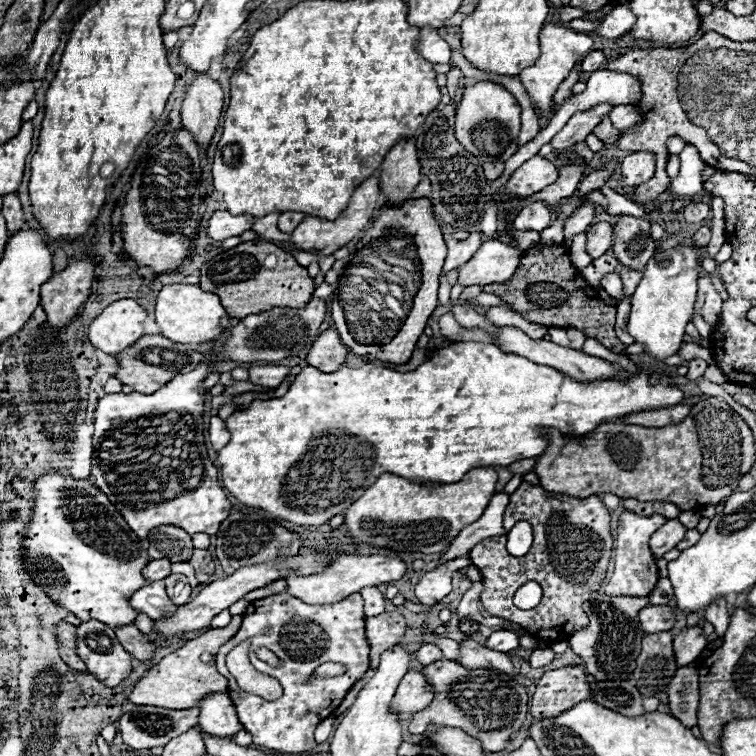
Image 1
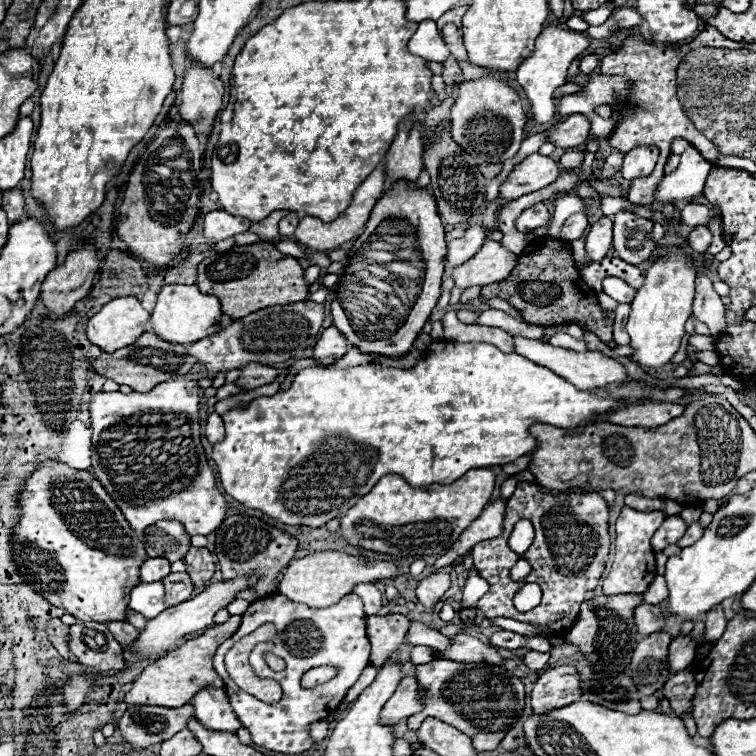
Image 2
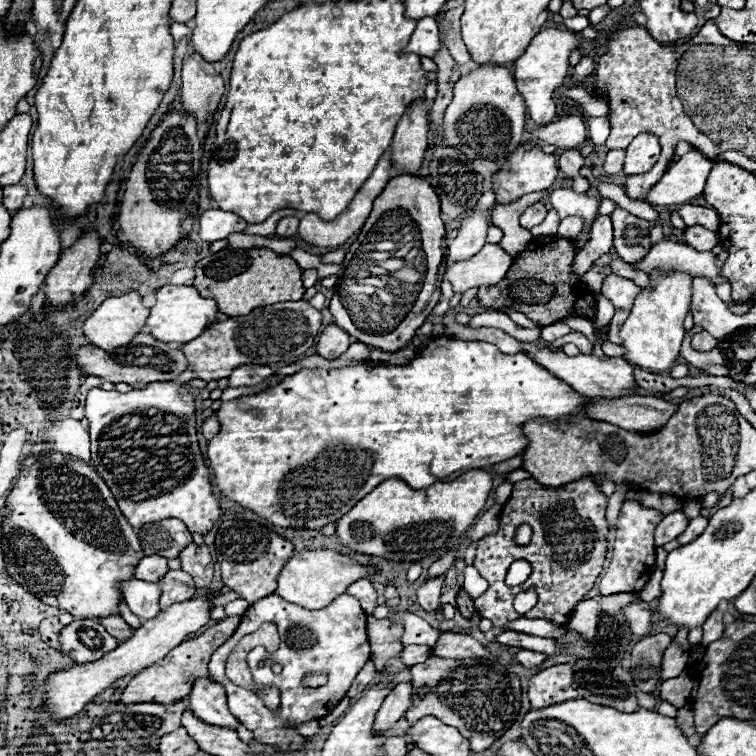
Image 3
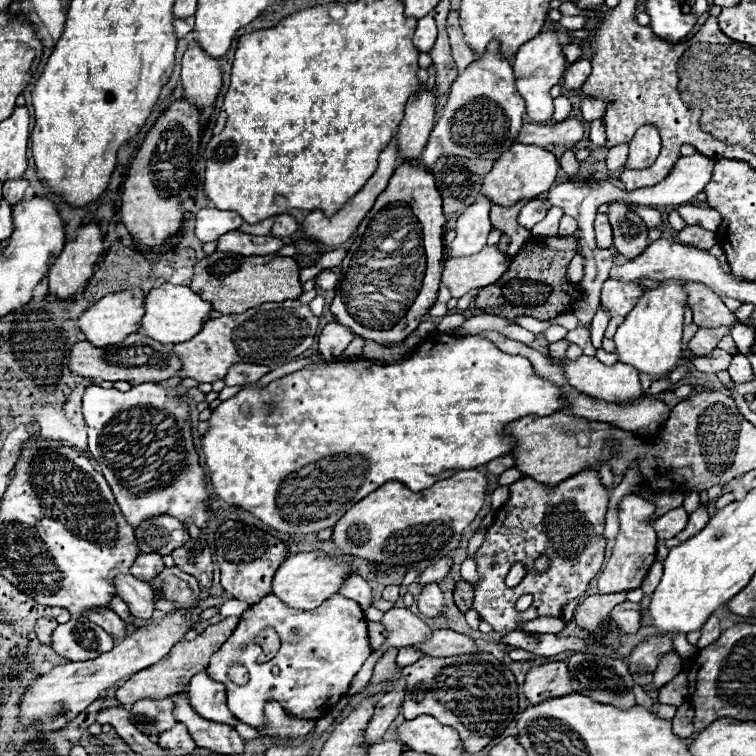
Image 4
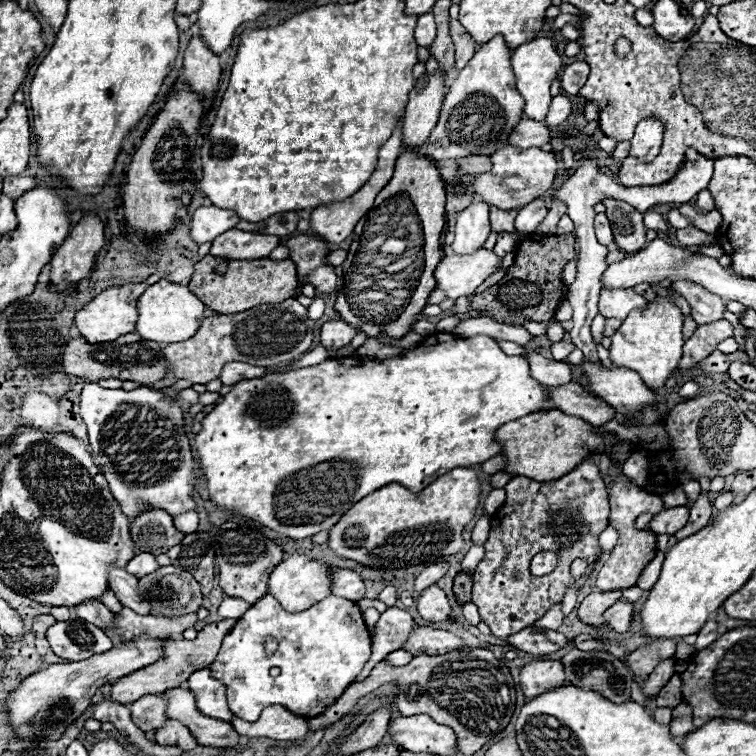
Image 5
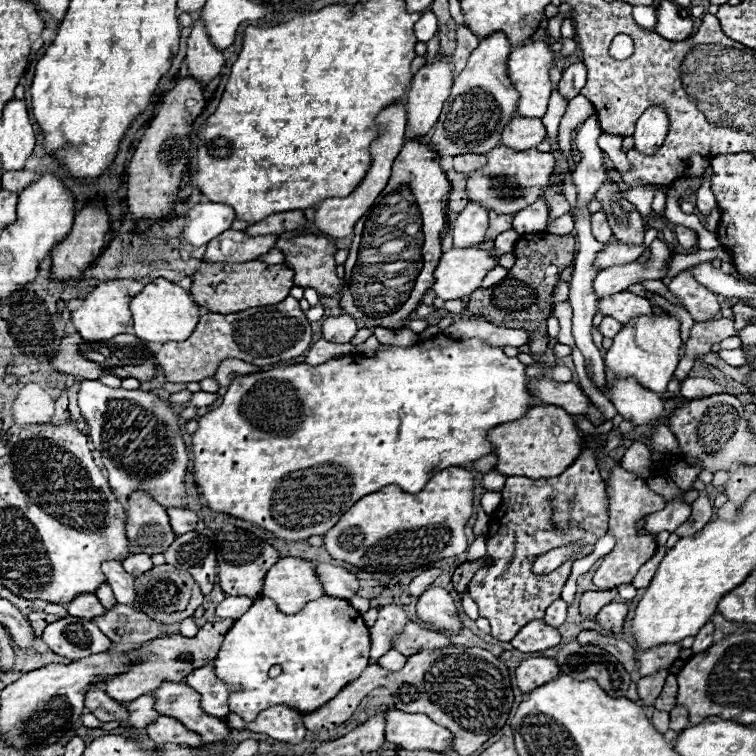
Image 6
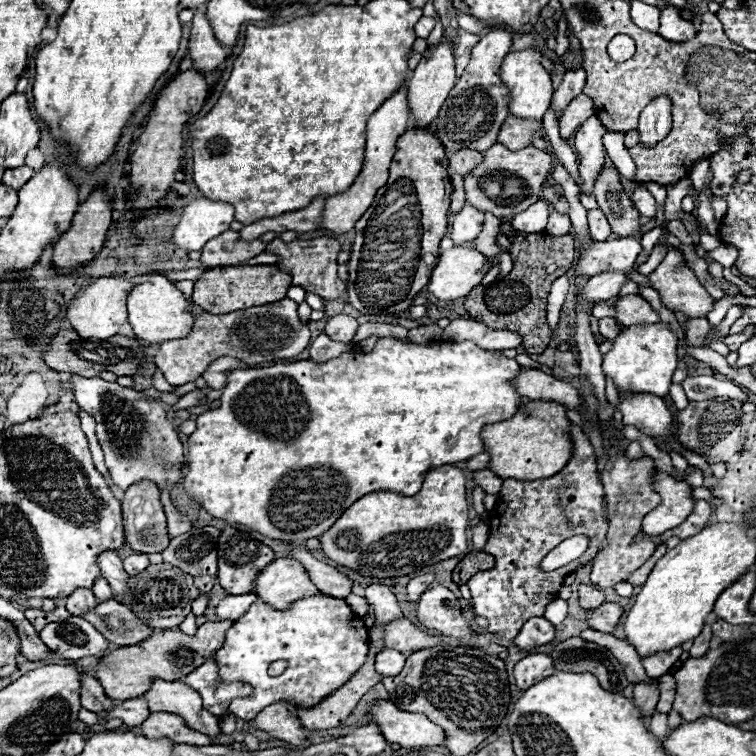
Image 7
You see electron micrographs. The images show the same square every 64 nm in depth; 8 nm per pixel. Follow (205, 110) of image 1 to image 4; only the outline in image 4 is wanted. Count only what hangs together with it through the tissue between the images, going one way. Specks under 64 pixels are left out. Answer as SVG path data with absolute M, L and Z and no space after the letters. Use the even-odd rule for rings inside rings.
M198 46L186 50L182 58L182 86L184 98L200 112L214 106L222 90L222 72L218 60L208 58Z

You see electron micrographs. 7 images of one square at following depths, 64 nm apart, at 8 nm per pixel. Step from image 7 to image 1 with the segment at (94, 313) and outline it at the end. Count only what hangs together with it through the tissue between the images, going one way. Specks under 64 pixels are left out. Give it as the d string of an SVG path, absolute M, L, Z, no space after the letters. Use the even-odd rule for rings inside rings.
M132 298L112 302L92 324L88 338L98 350L118 356L142 336L146 310Z

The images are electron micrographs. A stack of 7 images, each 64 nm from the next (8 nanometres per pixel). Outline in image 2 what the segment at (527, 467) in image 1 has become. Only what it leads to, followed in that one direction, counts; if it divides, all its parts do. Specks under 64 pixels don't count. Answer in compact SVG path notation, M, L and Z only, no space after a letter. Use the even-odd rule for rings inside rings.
M520 456L518 460L514 460L514 462L510 462L510 464L504 464L502 470L504 470L506 474L514 476L514 474L520 474L520 472L528 470L528 464L530 464L530 458L528 458L528 456Z

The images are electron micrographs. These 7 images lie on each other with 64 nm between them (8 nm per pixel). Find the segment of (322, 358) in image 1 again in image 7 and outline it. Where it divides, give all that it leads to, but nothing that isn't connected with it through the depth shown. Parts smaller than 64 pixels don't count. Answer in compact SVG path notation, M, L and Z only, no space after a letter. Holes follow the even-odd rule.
M338 314L338 316L328 318L324 332L336 342L352 342L352 338L356 334L356 328L358 328L356 318L346 316L346 314Z

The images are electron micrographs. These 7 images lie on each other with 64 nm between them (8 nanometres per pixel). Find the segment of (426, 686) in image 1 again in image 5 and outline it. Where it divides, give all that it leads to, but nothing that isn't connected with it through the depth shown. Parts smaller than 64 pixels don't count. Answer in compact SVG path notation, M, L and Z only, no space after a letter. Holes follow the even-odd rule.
M386 702L378 710L368 714L366 720L354 730L354 734L340 746L342 754L358 754L380 744L392 718L392 706L394 706L392 702Z

